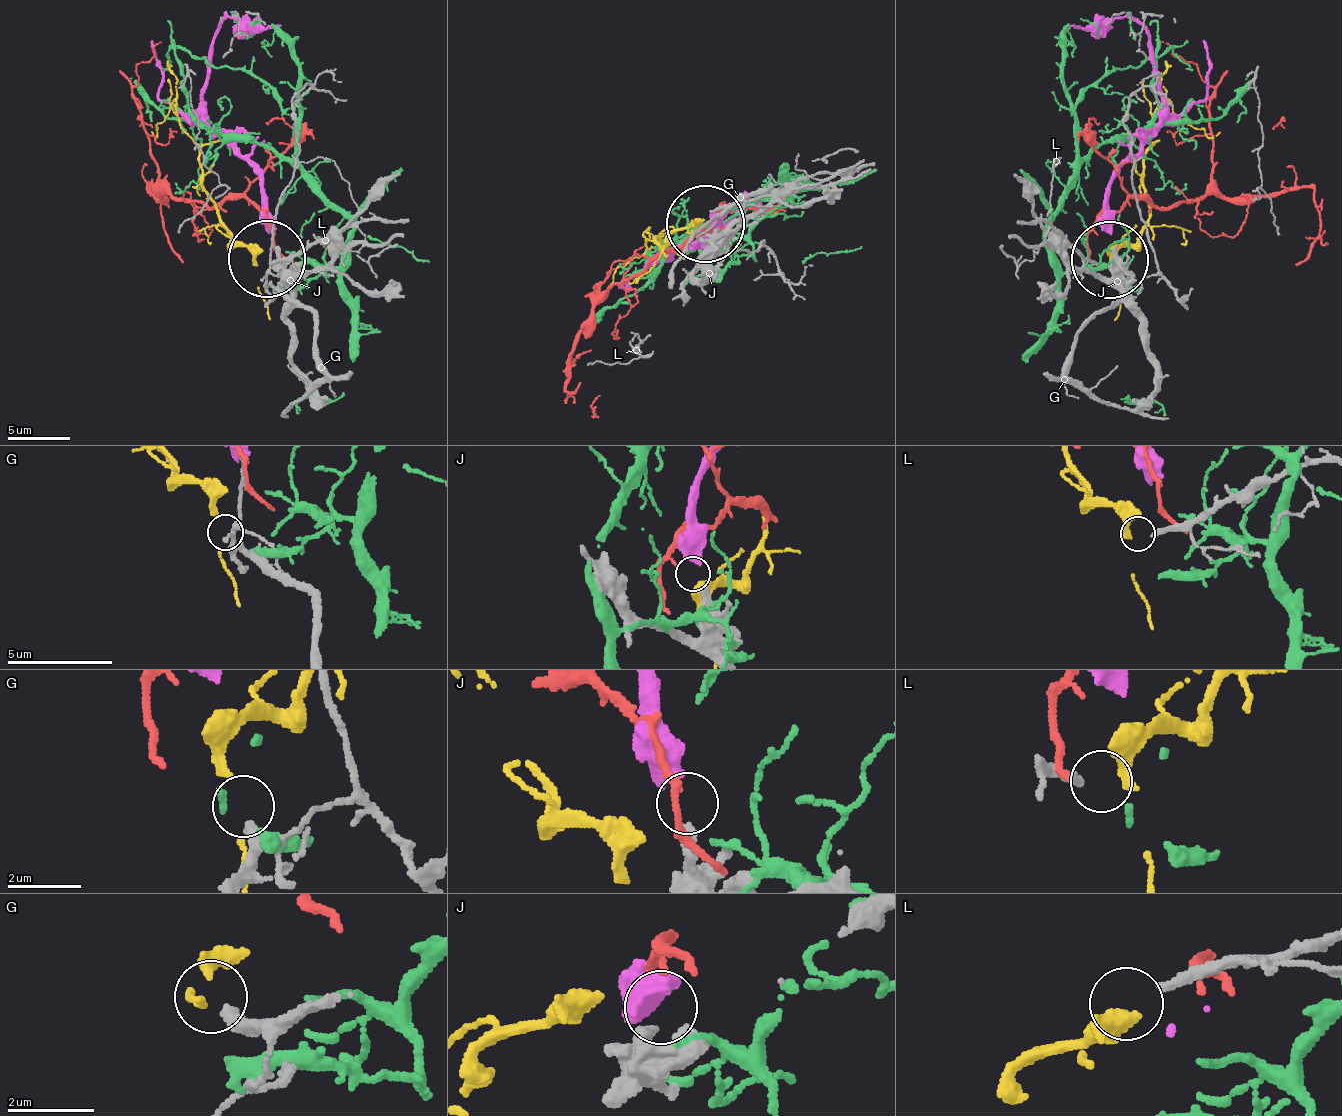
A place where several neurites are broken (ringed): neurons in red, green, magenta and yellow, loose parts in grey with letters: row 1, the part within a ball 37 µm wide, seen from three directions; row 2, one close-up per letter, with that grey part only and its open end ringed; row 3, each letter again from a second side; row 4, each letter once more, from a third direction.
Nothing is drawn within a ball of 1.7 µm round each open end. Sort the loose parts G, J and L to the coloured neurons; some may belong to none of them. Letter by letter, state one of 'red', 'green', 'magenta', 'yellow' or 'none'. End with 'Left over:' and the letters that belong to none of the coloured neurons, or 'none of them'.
G: none
J: magenta
L: yellow
Left over: G

